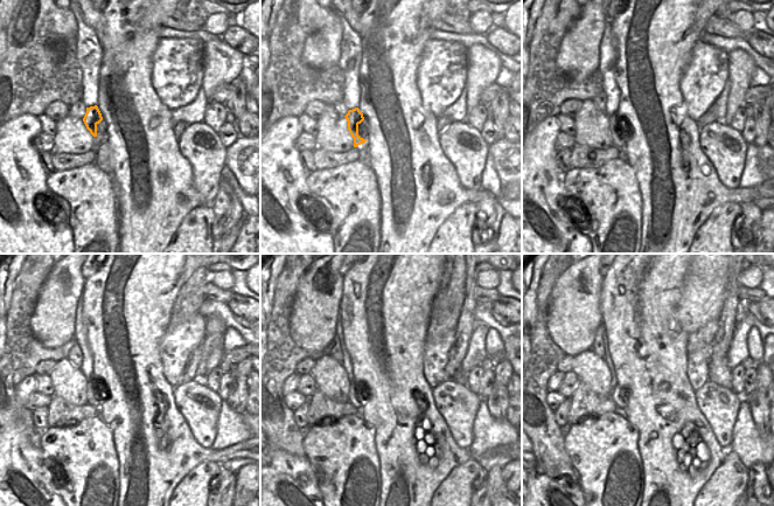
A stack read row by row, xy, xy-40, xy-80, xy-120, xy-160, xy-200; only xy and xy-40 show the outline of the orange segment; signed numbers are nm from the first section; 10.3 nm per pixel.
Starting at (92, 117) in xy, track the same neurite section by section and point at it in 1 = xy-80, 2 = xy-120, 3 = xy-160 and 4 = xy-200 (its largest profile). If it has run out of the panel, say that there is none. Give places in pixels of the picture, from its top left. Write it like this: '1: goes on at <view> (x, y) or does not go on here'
1: goes on at xy-80 (615, 119)
2: goes on at xy-120 (91, 389)
3: goes on at xy-160 (354, 397)
4: goes on at xy-200 (615, 395)

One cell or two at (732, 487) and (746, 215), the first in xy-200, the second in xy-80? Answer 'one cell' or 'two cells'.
two cells

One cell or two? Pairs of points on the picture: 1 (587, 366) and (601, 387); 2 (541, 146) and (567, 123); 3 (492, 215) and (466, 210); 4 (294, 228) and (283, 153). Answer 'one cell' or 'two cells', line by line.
1: one cell
2: two cells
3: two cells
4: one cell

